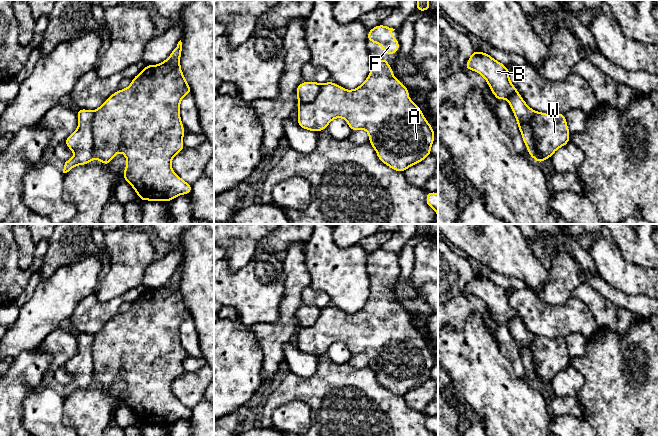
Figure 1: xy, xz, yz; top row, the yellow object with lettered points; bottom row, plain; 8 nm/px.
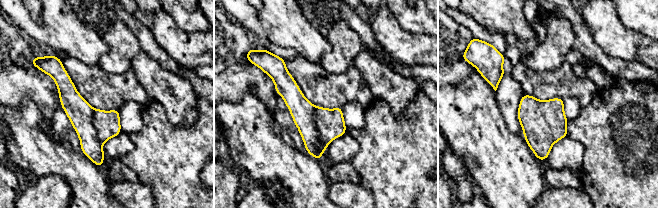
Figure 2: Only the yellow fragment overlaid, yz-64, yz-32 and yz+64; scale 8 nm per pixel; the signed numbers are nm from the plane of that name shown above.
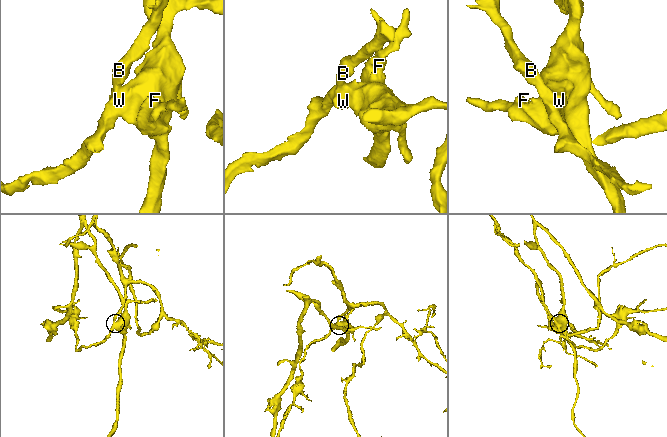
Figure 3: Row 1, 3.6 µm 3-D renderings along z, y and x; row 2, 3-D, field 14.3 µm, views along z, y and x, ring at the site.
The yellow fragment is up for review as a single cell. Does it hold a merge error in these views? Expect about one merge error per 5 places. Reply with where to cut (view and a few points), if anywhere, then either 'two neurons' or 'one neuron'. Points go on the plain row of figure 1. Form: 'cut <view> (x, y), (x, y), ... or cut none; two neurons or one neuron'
cut yz (533, 335), (531, 350), (534, 374), (541, 385); two neurons

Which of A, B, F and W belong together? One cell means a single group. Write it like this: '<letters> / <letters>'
A F W / B

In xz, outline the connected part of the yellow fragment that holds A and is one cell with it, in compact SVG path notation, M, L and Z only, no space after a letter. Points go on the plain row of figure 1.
M385 283L370 285L370 299L356 313L346 314L334 306L325 306L314 325L299 329L297 348L303 353L320 356L336 342L346 344L351 355L364 353L379 384L391 393L403 396L431 379L434 353L422 334L409 322L408 312L393 299Z

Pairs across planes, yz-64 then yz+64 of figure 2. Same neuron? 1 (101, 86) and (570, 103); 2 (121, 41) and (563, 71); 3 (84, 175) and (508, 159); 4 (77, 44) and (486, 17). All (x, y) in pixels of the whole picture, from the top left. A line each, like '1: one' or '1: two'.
1: two
2: two
3: one
4: one

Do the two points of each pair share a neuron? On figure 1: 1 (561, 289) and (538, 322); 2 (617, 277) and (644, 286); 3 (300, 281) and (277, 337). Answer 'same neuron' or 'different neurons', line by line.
1: different neurons
2: same neuron
3: same neuron

